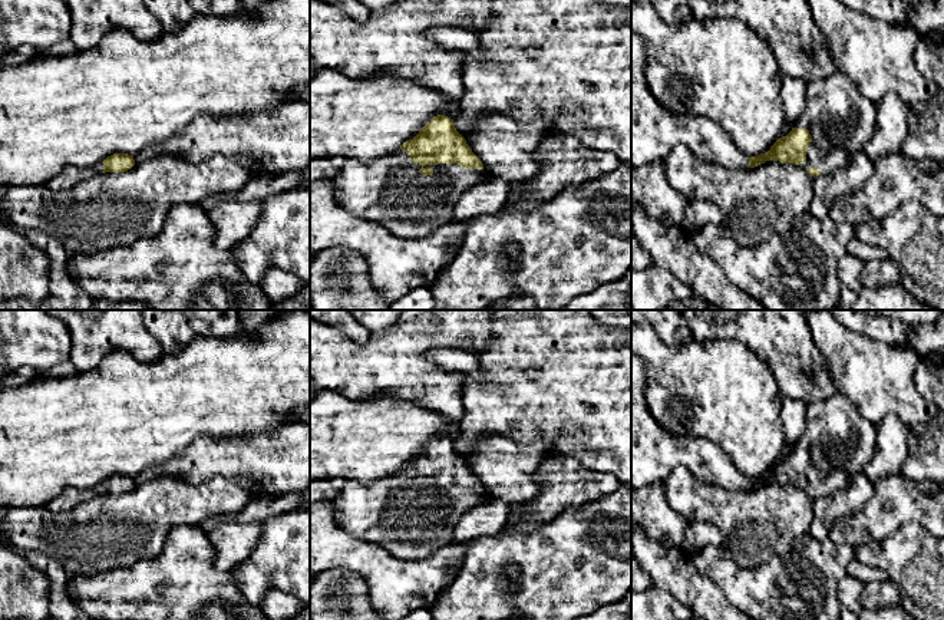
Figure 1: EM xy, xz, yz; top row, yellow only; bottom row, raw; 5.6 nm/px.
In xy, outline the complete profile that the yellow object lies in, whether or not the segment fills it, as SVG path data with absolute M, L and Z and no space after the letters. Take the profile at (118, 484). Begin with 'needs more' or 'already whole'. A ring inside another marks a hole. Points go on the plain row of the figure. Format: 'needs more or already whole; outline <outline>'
needs more; outline M113 475L89 489L65 488L60 495L52 499L46 507L50 511L60 512L75 508L76 505L105 494L125 494L135 487L133 476Z

